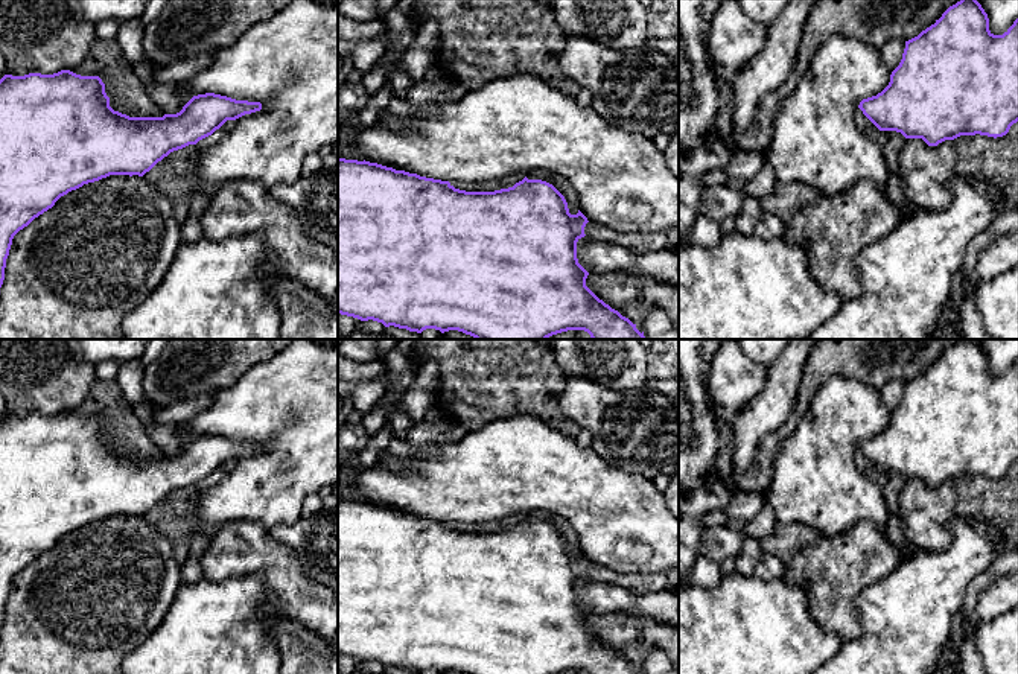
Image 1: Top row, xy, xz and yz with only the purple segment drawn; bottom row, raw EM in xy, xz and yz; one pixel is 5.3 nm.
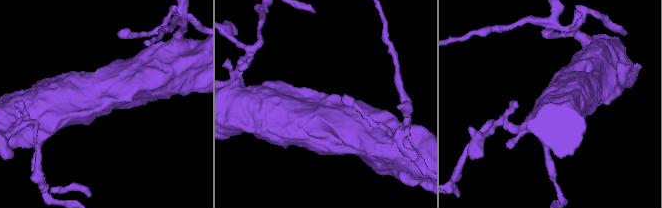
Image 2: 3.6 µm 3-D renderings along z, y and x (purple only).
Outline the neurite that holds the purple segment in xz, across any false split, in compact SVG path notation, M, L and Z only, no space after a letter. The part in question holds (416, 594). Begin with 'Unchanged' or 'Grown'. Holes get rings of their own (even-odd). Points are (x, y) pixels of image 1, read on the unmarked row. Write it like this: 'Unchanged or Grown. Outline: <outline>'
Unchanged. Outline: M338 499L338 654L361 662L377 662L385 668L394 666L422 674L435 669L441 674L458 671L463 674L561 674L584 671L587 674L641 674L628 659L600 641L587 627L589 613L578 604L577 583L584 578L587 558L578 551L571 555L565 537L549 523L528 520L513 528L495 533L466 533L449 522L434 520L396 511L377 504Z

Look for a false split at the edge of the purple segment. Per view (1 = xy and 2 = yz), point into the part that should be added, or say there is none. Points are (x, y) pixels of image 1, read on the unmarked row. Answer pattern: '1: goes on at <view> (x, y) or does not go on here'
1: does not go on here
2: does not go on here

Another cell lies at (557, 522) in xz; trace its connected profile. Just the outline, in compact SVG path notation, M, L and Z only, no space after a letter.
M531 511L525 516L528 520L542 520L552 525L566 540L571 555L578 554L577 536L574 528L560 516L548 511Z

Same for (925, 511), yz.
M907 479L899 493L899 517L916 549L942 551L951 543L950 520L954 517L957 491L954 481L928 487L922 479Z

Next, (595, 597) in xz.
M584 577L577 583L577 599L589 615L621 612L679 627L679 592L671 587L639 595Z

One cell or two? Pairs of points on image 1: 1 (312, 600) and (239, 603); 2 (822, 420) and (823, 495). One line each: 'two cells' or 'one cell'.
1: two cells
2: one cell

